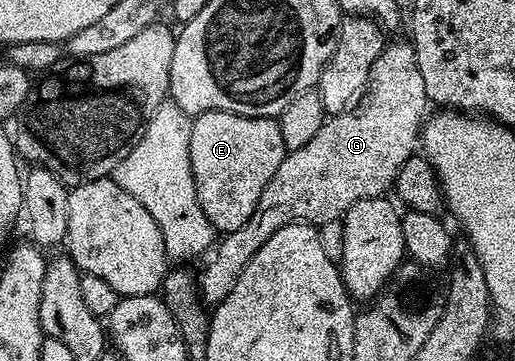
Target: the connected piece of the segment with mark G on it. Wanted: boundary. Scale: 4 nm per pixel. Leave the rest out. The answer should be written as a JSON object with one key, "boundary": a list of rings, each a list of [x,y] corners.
{"boundary":[[[410,42],[388,43],[377,62],[373,62],[373,70],[369,70],[369,82],[358,104],[340,116],[328,116],[306,146],[290,149],[281,166],[277,166],[277,174],[269,178],[269,186],[265,186],[257,210],[253,210],[242,226],[226,233],[214,245],[211,261],[197,276],[203,304],[221,303],[229,290],[233,290],[249,258],[253,258],[277,230],[300,222],[316,226],[324,226],[330,220],[339,222],[353,202],[383,196],[386,188],[388,191],[394,185],[401,166],[416,155],[427,108],[425,81],[421,79],[421,70],[417,70],[414,46]]]}

